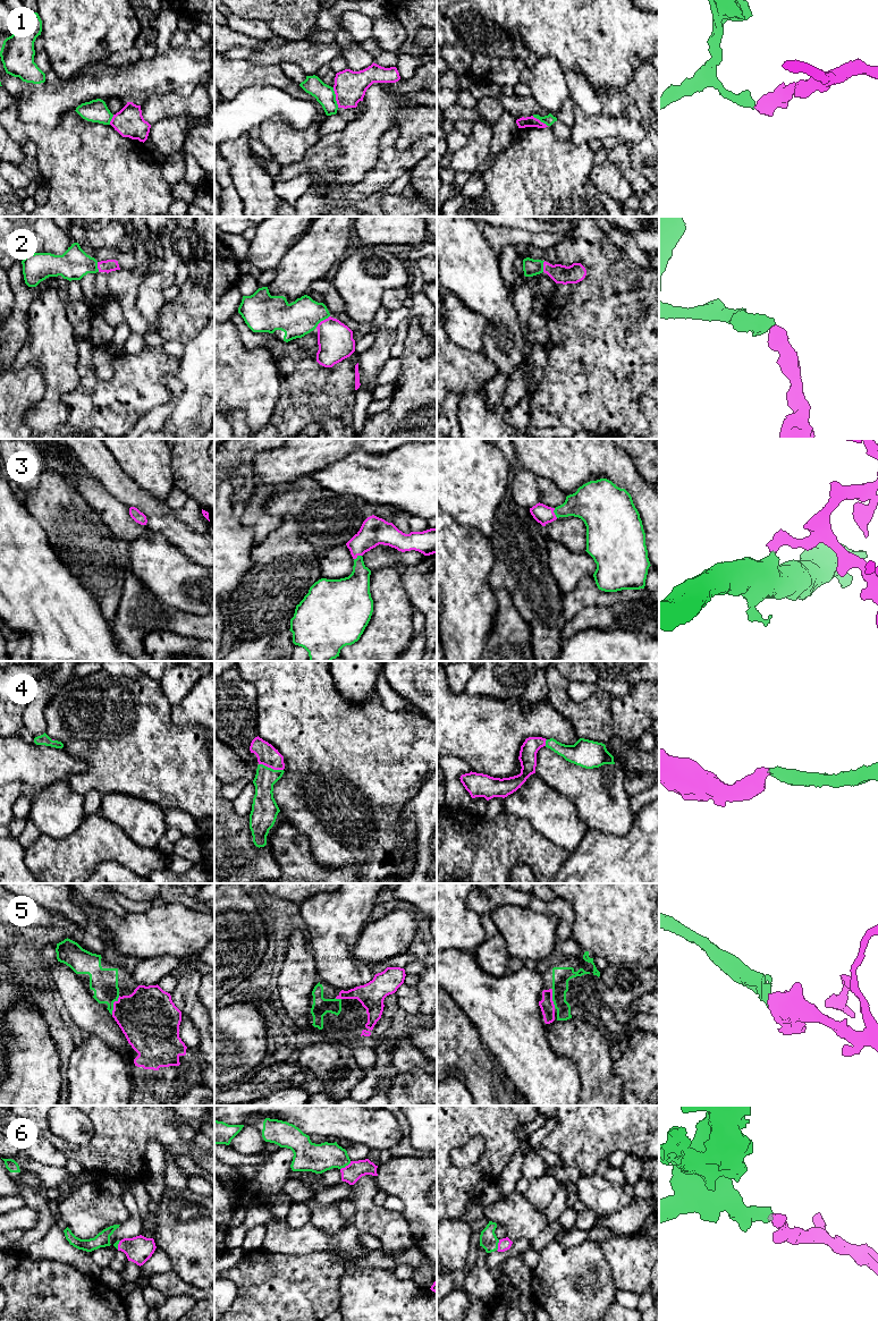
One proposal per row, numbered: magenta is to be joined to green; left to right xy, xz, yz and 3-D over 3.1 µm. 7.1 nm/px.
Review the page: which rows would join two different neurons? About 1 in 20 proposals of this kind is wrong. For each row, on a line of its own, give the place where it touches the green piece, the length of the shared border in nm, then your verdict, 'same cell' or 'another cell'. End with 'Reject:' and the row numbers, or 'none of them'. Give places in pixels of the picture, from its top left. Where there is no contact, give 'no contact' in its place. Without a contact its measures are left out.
1: xz (335, 98) | 150 nm | another cell
2: xz (322, 320) | 130 nm | same cell
3: yz (554, 511) | 80 nm | same cell
4: xz (270, 768) | 180 nm | same cell
5: xy (112, 1005) | 150 nm | same cell
6: xz (345, 1166) | 100 nm | same cell
Reject: 1

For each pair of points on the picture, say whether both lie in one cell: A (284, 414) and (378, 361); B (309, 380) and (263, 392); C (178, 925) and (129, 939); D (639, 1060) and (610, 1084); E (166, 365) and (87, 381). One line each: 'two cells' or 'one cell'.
A: two cells
B: two cells
C: one cell
D: two cells
E: one cell

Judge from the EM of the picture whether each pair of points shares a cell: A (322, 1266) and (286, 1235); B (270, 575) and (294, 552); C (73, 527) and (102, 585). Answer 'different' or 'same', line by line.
A: different
B: same
C: same

